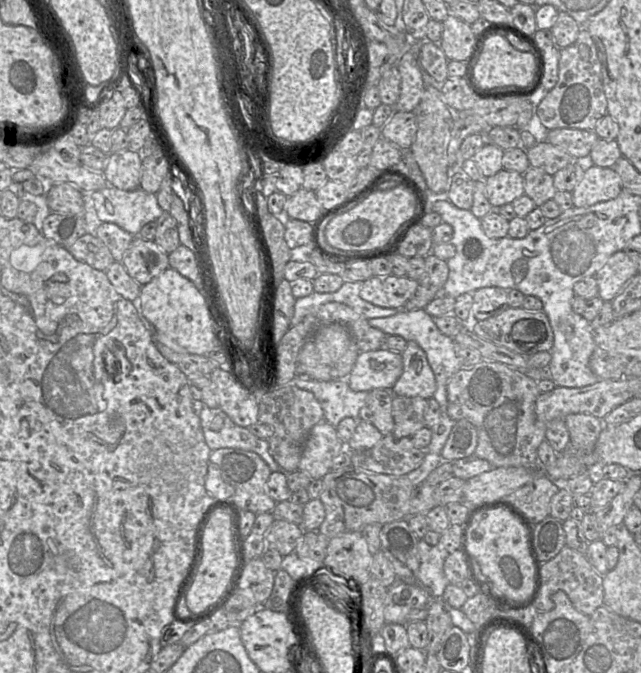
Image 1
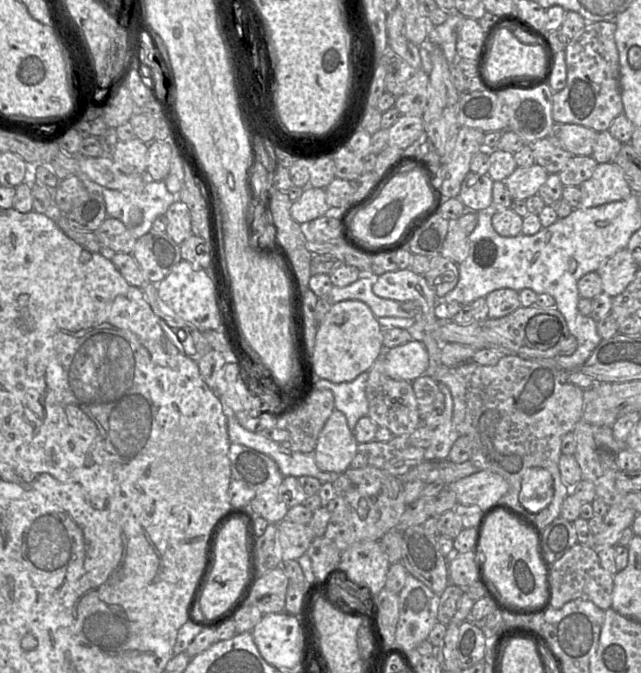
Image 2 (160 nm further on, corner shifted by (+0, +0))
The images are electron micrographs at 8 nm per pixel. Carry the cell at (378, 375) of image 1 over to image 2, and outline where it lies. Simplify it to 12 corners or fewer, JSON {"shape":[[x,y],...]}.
{"shape":[[417,340],[385,350],[385,373],[412,382],[425,374]]}

